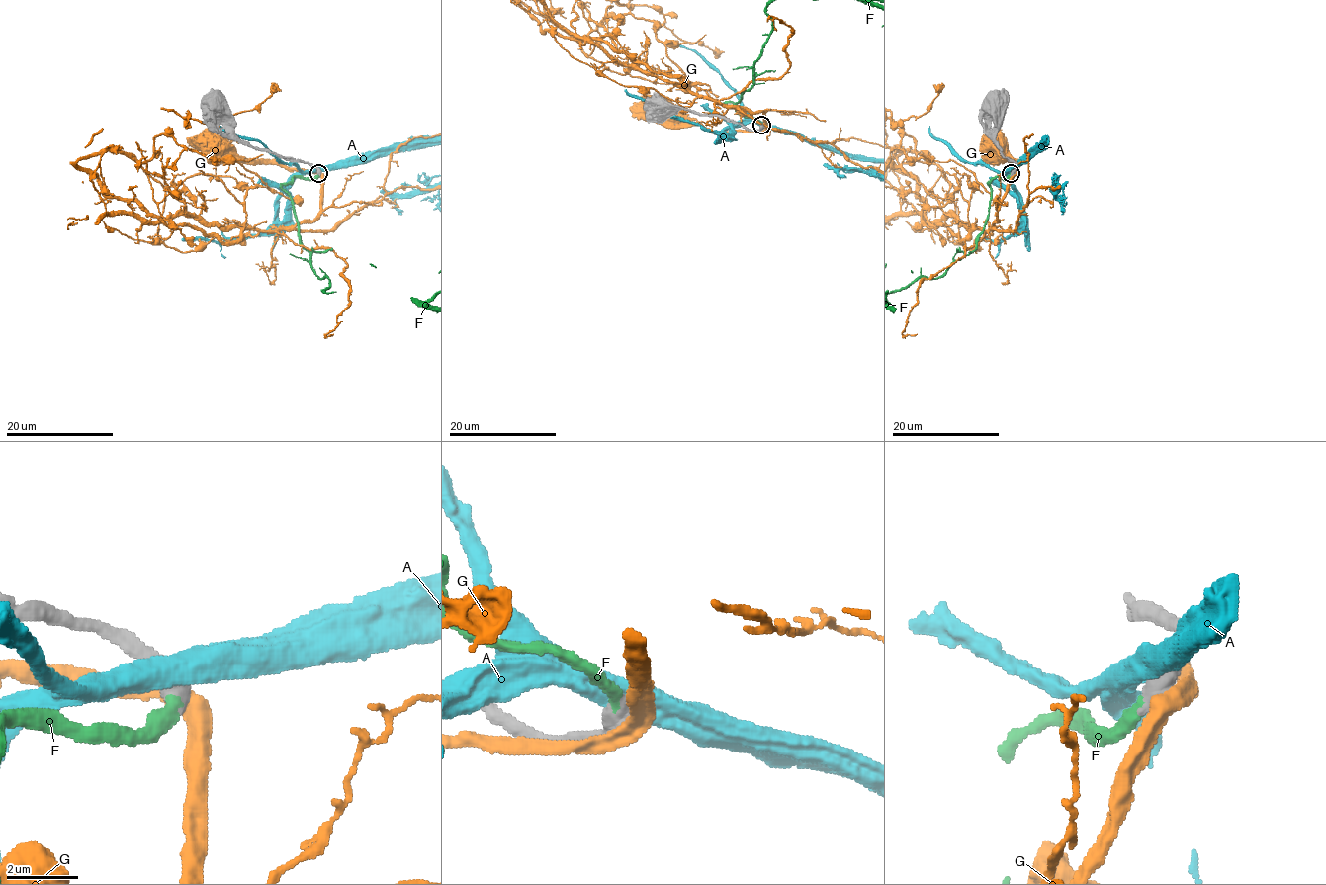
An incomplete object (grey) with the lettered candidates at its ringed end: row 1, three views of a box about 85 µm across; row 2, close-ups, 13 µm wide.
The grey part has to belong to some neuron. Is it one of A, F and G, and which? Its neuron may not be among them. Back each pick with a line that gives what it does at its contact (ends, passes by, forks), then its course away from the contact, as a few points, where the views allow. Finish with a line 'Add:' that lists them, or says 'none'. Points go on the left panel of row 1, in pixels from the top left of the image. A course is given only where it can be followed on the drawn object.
F: It ends there
Add: F

